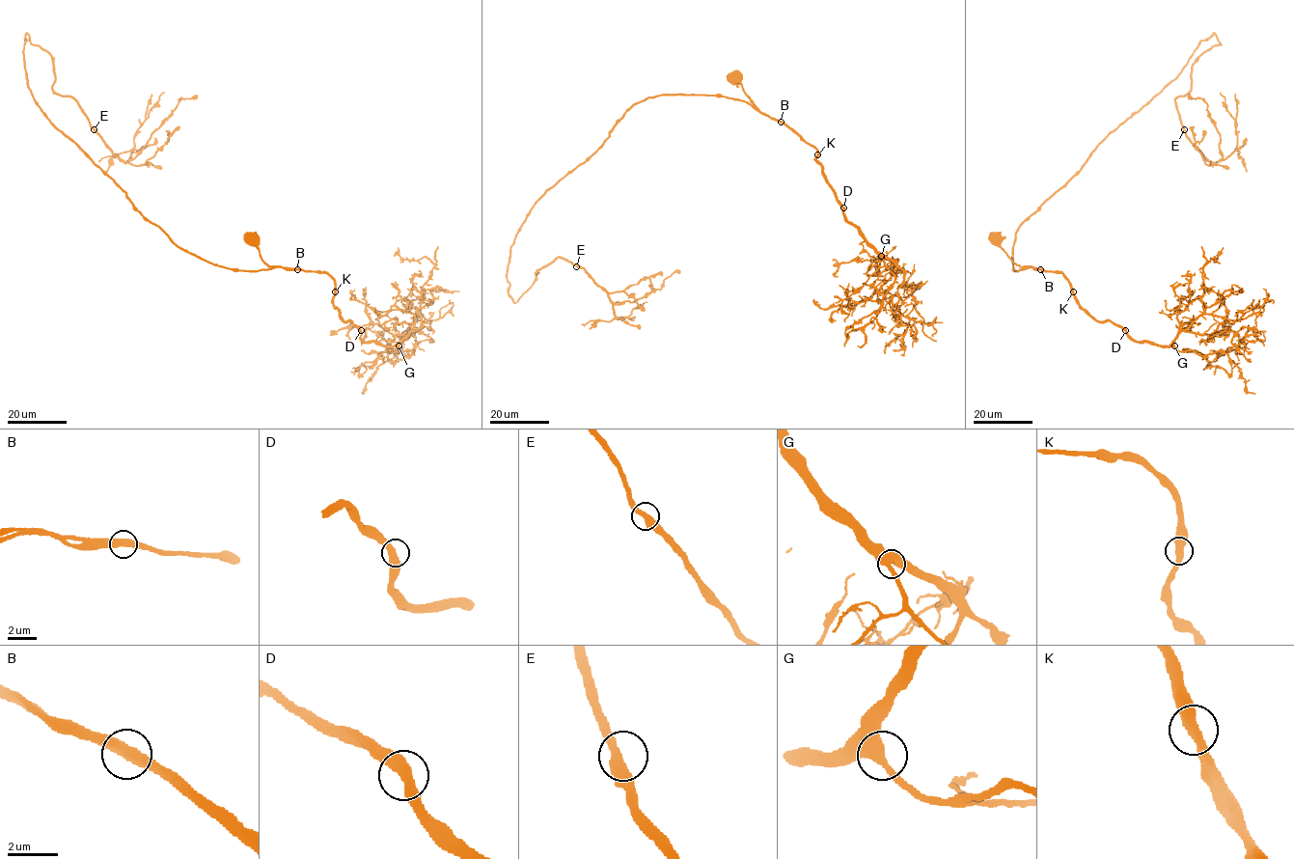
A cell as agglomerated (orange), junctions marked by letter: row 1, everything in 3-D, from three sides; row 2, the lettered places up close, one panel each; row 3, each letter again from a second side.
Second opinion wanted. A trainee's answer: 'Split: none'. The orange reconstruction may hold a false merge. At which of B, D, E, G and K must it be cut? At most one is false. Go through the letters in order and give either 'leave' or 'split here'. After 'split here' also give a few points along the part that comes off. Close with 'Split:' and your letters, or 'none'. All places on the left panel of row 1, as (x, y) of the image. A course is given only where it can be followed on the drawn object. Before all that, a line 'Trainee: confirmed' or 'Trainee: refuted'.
Trainee: confirmed
B: leave
D: leave
E: leave
G: leave
K: leave
Split: none

